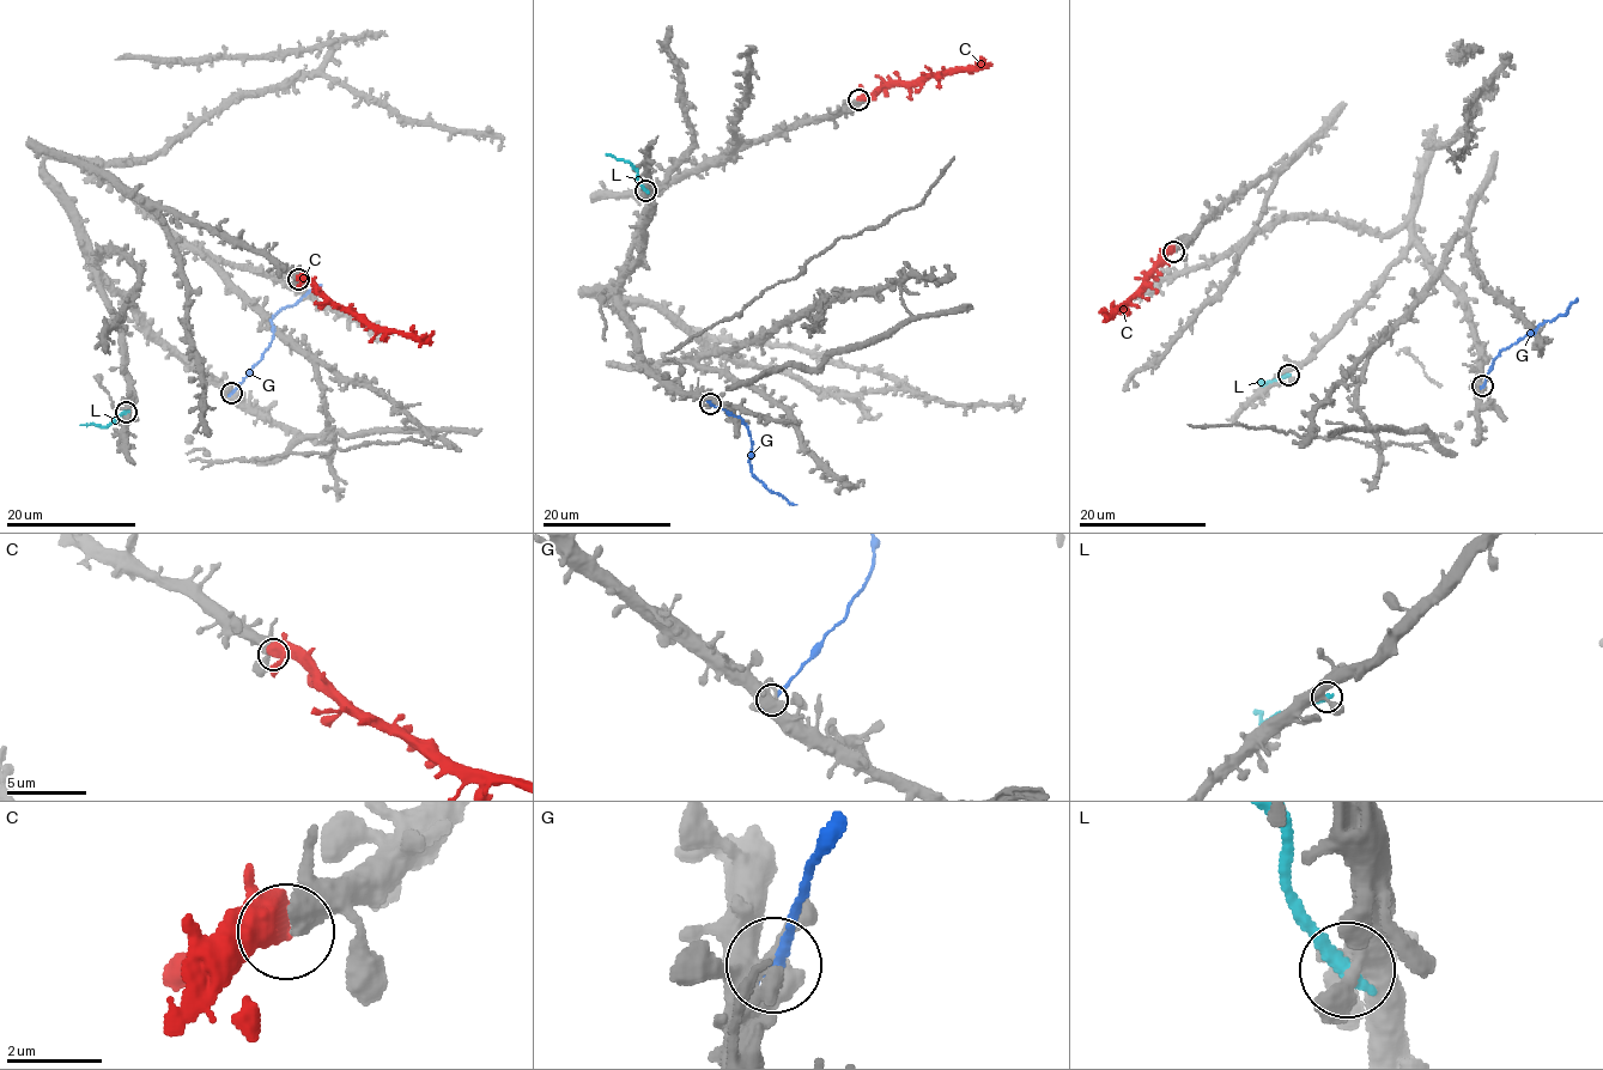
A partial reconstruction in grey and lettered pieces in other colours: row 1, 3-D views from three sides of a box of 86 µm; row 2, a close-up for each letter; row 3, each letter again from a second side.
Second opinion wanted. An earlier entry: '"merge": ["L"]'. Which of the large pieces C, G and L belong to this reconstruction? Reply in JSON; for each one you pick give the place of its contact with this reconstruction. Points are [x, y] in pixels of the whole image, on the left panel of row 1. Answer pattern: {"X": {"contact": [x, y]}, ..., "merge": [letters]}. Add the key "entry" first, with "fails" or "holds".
{"entry": "fails", "C": {"contact": [298, 279]}, "merge": ["C"]}

